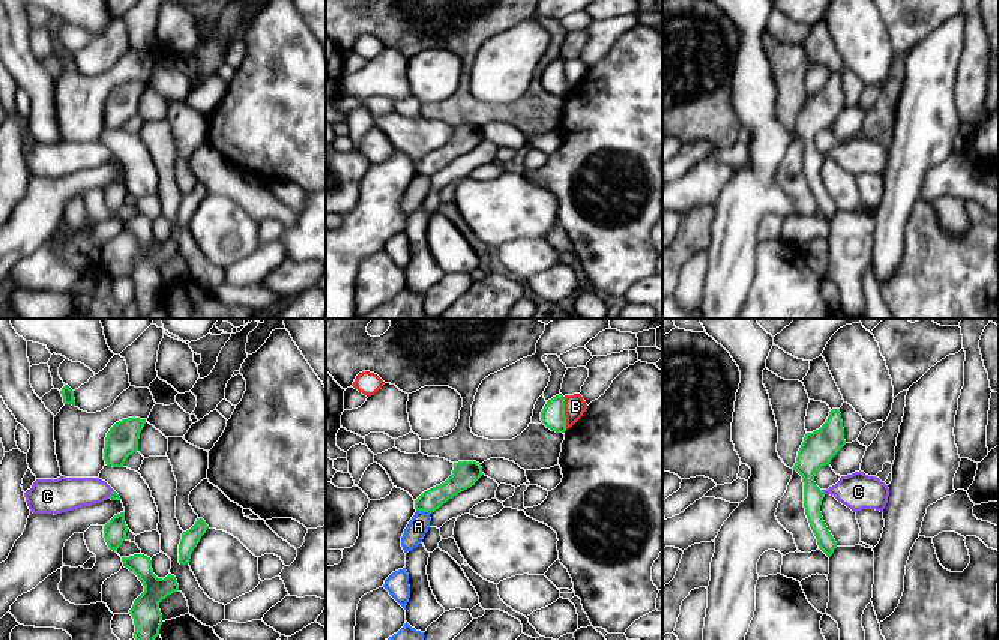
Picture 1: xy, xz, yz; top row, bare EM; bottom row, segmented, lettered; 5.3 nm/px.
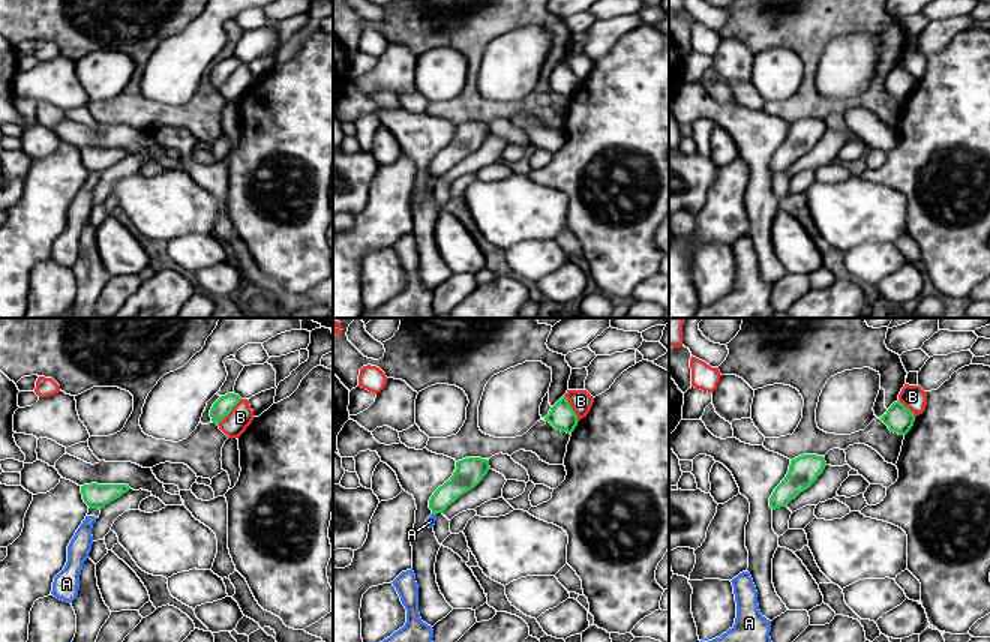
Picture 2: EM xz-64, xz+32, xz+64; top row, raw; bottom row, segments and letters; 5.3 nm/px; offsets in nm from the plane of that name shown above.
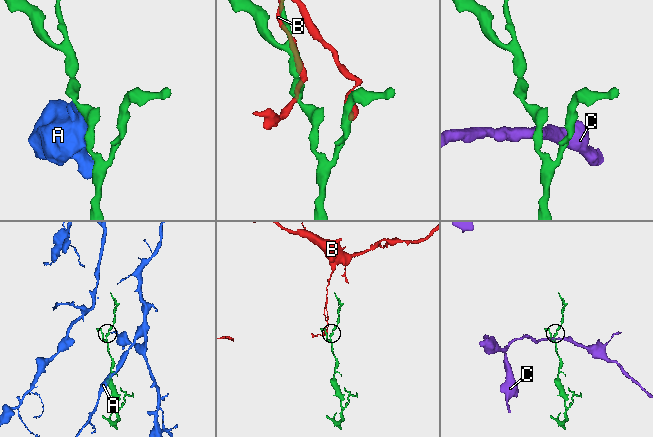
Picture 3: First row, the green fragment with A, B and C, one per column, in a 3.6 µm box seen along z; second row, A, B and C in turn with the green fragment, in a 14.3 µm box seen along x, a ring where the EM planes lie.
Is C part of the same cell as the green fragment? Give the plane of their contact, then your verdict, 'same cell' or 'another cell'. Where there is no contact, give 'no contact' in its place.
yz | another cell

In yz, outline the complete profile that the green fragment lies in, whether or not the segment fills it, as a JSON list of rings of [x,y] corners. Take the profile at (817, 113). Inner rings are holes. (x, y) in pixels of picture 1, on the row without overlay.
[[[832,72],[826,86],[816,95],[807,96],[798,114],[793,134],[802,140],[804,146],[804,171],[810,191],[817,203],[819,212],[831,221],[837,206],[828,194],[820,168],[825,156],[816,149],[814,140],[823,129],[846,108],[844,92],[840,72]]]

